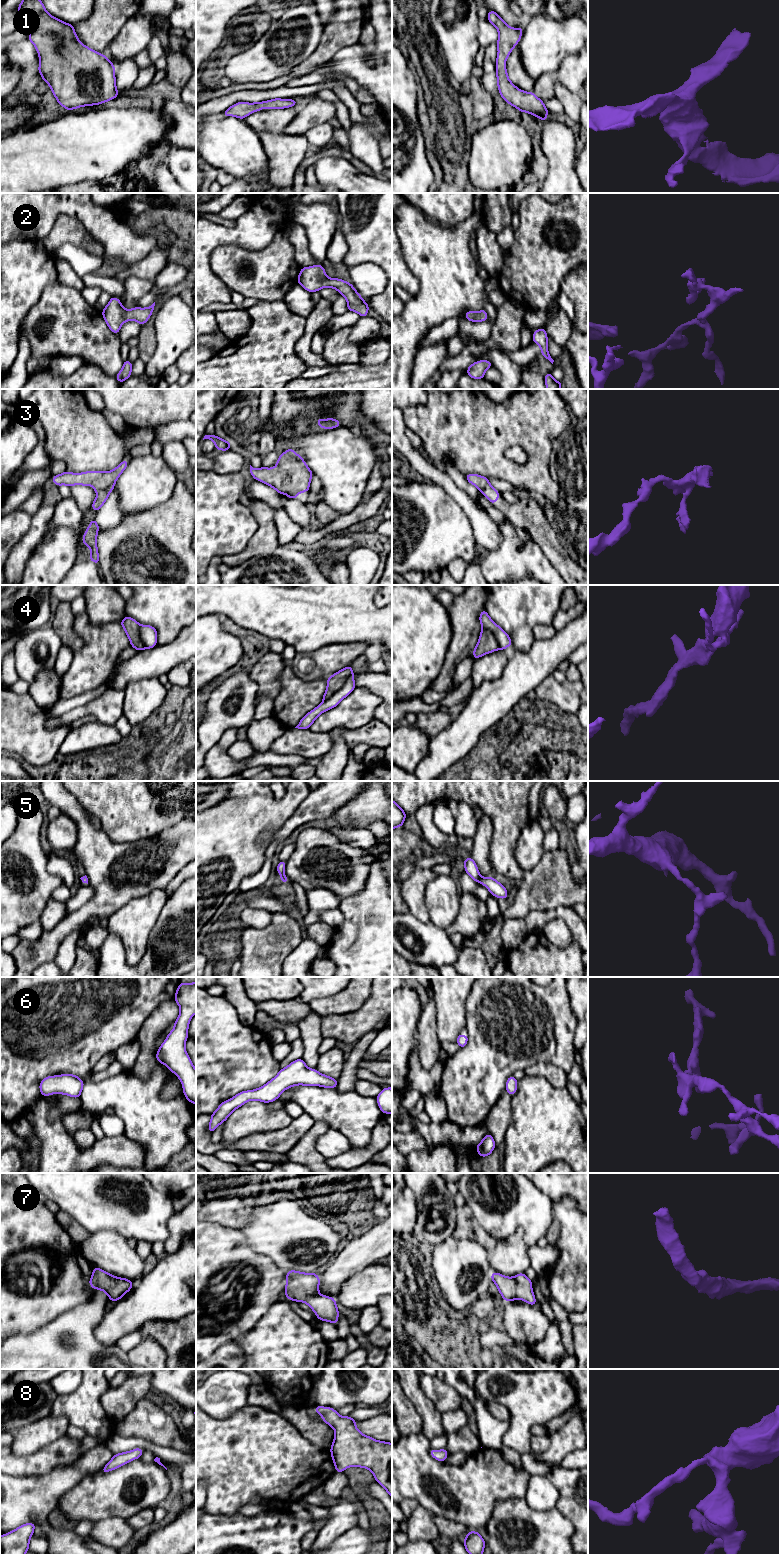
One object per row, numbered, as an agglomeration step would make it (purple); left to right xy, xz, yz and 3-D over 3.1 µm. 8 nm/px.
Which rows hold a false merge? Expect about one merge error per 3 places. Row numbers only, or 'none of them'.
4

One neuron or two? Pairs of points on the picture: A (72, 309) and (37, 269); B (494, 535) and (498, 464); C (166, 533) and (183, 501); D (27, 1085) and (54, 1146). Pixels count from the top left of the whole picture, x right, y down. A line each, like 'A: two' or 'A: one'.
A: two
B: two
C: one
D: two

